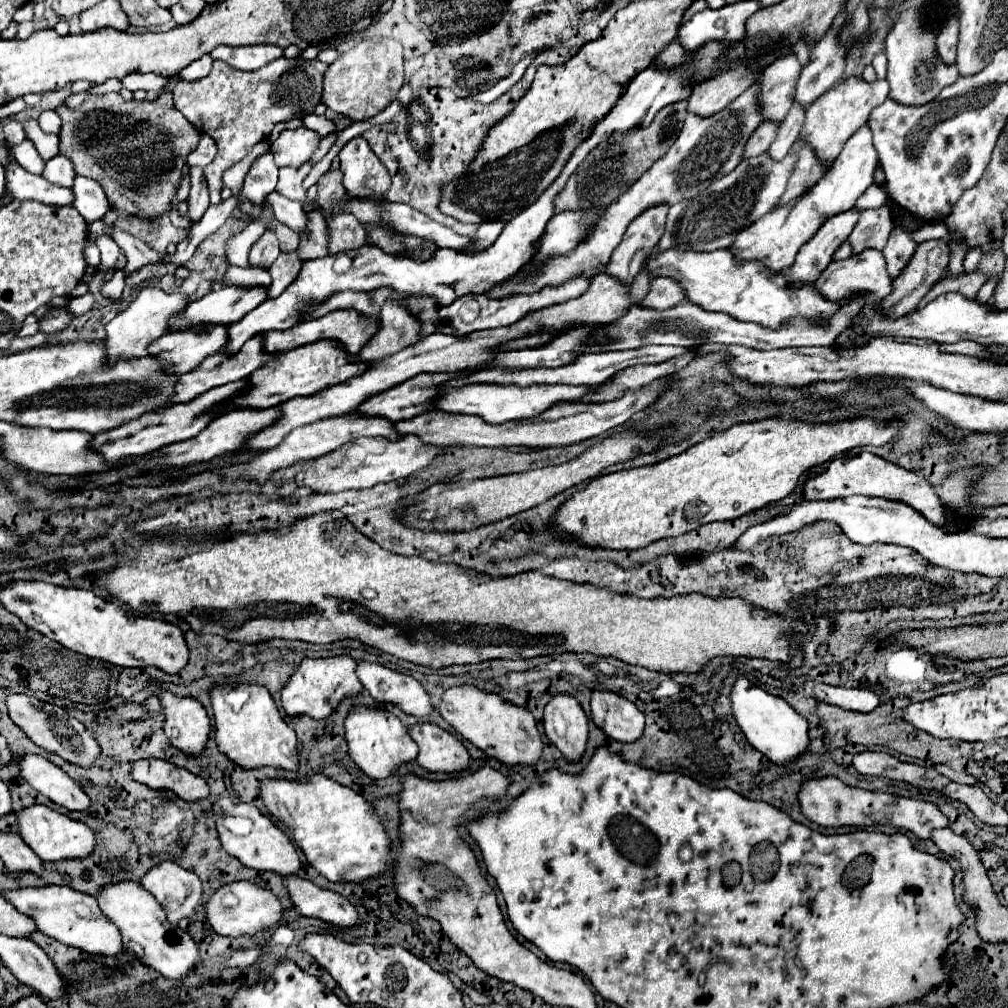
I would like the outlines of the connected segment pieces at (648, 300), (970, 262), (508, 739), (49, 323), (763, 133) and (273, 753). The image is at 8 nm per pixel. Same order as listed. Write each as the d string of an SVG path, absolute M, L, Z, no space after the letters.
M656 277L650 281L650 291L648 295L640 301L642 307L648 307L648 309L668 309L672 305L678 305L678 301L684 301L684 293L682 293L682 287L670 279L670 277Z
M970 249L966 253L966 259L964 259L964 269L968 273L974 273L978 269L978 263L980 263L980 257L982 257L982 251L980 249Z
M452 687L444 691L440 715L452 725L466 741L506 765L536 765L542 755L542 737L530 711L502 701L494 693L486 693L476 687Z
M48 309L46 315L40 319L40 331L42 333L58 333L68 327L68 323L74 317L66 313L66 309Z
M760 123L756 131L750 135L750 139L746 141L742 159L750 159L766 153L766 149L770 147L770 141L774 141L774 129L778 129L778 125L780 123Z
M218 685L210 693L214 725L216 725L216 743L218 749L242 769L256 767L274 767L284 771L298 771L298 747L296 733L288 727L280 715L274 699L266 687L260 685Z

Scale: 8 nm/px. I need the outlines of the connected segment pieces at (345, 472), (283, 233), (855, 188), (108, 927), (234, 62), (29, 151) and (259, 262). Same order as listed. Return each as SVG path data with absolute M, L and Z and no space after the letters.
M404 435L396 441L384 437L362 437L358 441L352 441L350 445L340 445L332 453L308 461L296 473L294 481L304 493L338 493L344 489L370 489L378 483L390 483L408 477L410 473L426 467L440 453L442 449L422 445L422 441L418 441L418 437L414 435Z
M280 225L278 229L278 241L280 241L280 249L282 251L296 251L298 249L298 231L286 227L286 225Z
M862 125L846 143L834 165L822 175L822 179L804 193L798 201L792 201L790 205L776 207L754 225L744 229L736 235L736 247L730 245L730 253L736 257L736 261L760 261L766 265L772 273L782 273L784 269L792 267L800 247L808 243L814 233L822 227L822 223L838 213L844 213L854 207L856 199L874 183L874 171L878 167L880 159L872 145L872 133L868 125Z
M42 887L42 889L16 889L10 893L2 893L6 895L6 899L10 903L14 903L14 907L20 913L26 913L28 917L34 917L40 933L70 945L70 947L78 947L84 953L92 953L92 955L108 955L108 957L118 957L124 953L122 947L122 935L118 931L118 927L102 913L102 909L98 907L96 897L68 889L68 887Z
M224 45L212 51L214 59L222 59L240 71L256 71L282 55L284 51L278 45L246 45L246 47Z
M22 141L20 145L10 145L8 143L8 149L10 153L14 155L14 159L28 171L28 173L34 173L34 175L42 175L44 173L44 159L38 155L38 151L34 149L32 141Z
M266 231L250 251L250 267L270 267L276 261L276 235Z

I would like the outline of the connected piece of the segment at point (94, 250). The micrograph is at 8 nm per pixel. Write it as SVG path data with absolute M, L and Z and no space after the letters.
M88 239L88 241L86 241L84 257L86 257L88 265L92 265L92 267L96 267L96 265L100 263L100 251L98 251L98 247L96 247L96 243L94 243L92 239Z

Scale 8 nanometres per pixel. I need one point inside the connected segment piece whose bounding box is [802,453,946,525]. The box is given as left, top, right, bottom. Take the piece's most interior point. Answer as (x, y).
(866, 474)

